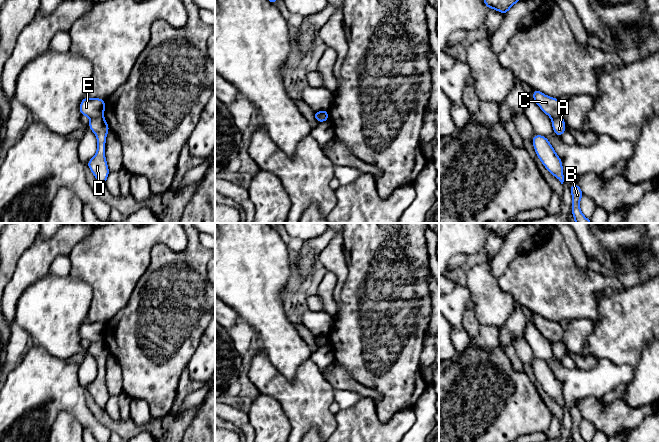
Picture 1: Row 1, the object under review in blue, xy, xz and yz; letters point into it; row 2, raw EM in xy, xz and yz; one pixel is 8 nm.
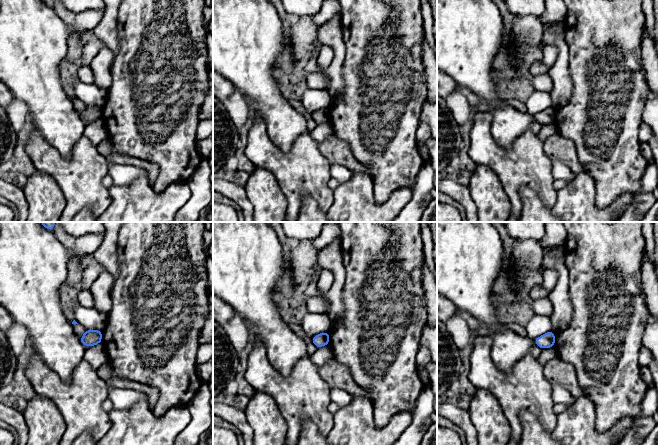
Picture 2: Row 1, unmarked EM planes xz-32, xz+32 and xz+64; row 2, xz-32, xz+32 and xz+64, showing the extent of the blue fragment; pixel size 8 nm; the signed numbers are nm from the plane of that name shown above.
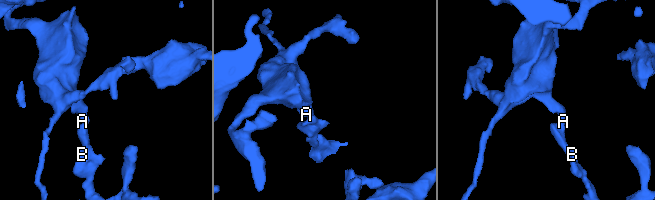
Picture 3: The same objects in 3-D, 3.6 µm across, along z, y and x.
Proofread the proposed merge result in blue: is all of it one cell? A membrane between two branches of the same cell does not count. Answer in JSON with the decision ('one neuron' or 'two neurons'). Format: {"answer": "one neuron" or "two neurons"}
{"answer": "two neurons"}

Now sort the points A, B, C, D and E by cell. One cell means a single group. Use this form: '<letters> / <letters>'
A B D / C E

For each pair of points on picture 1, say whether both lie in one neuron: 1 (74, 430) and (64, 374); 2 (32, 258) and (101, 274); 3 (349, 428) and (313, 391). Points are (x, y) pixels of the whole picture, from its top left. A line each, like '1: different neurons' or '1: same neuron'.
1: different neurons
2: different neurons
3: different neurons

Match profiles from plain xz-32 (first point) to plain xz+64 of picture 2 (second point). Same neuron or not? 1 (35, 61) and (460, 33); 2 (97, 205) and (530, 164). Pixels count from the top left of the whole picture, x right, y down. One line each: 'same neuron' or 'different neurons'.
1: same neuron
2: same neuron

